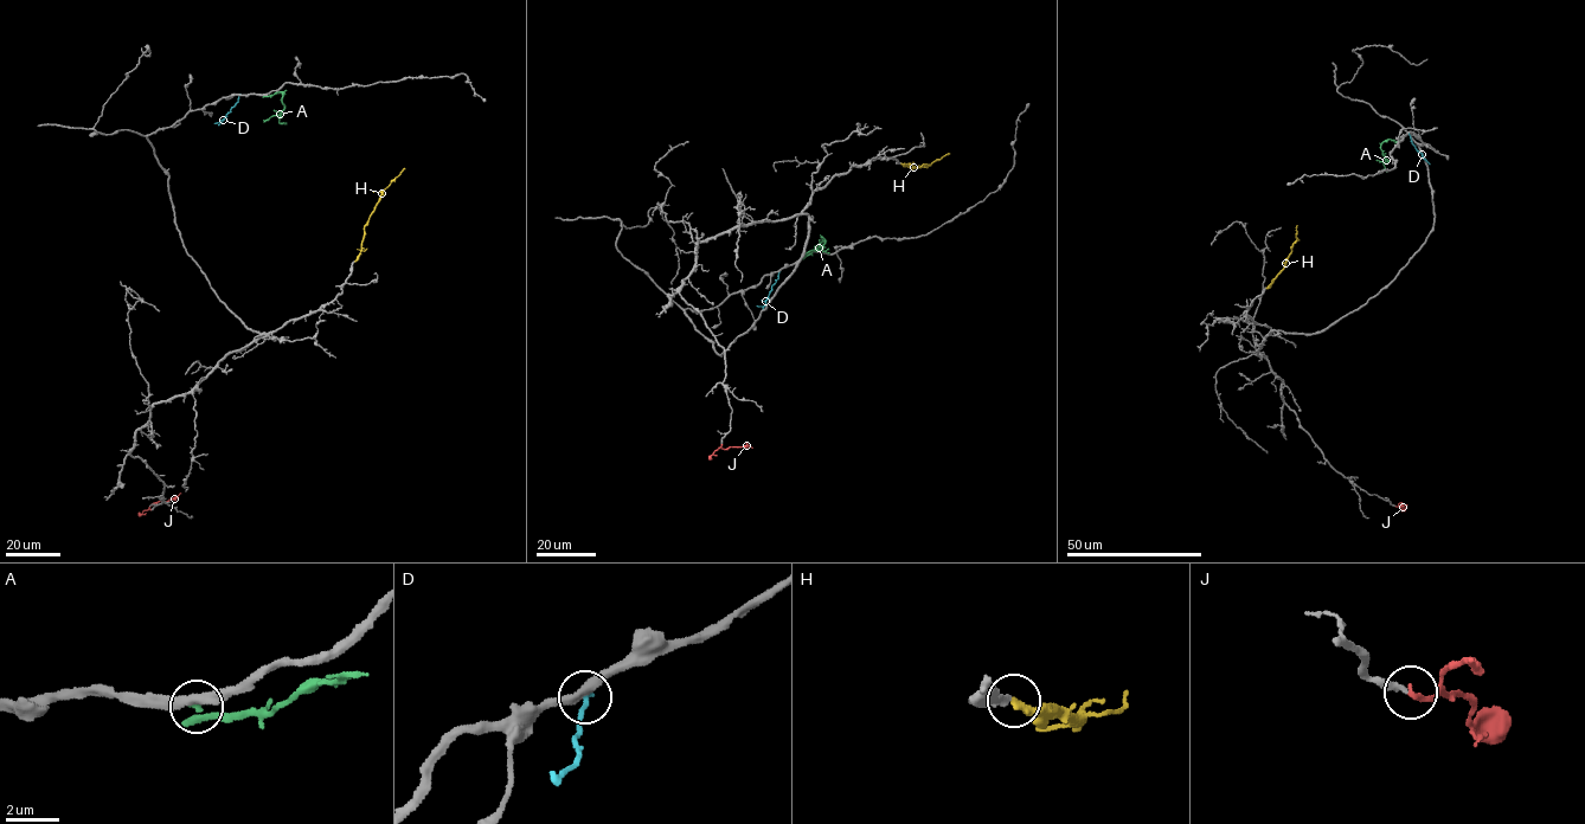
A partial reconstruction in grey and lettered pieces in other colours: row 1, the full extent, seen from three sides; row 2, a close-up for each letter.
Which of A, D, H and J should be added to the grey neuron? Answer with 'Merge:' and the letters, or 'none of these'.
Merge: H, J

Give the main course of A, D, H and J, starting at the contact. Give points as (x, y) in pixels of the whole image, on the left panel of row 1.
A: (263, 95), (281, 91), (284, 109), (263, 120)
D: (239, 94), (224, 120), (215, 123)
H: (354, 262), (364, 227), (383, 191), (404, 168)
J: (152, 509), (149, 508), (153, 503), (175, 499), (180, 493)

